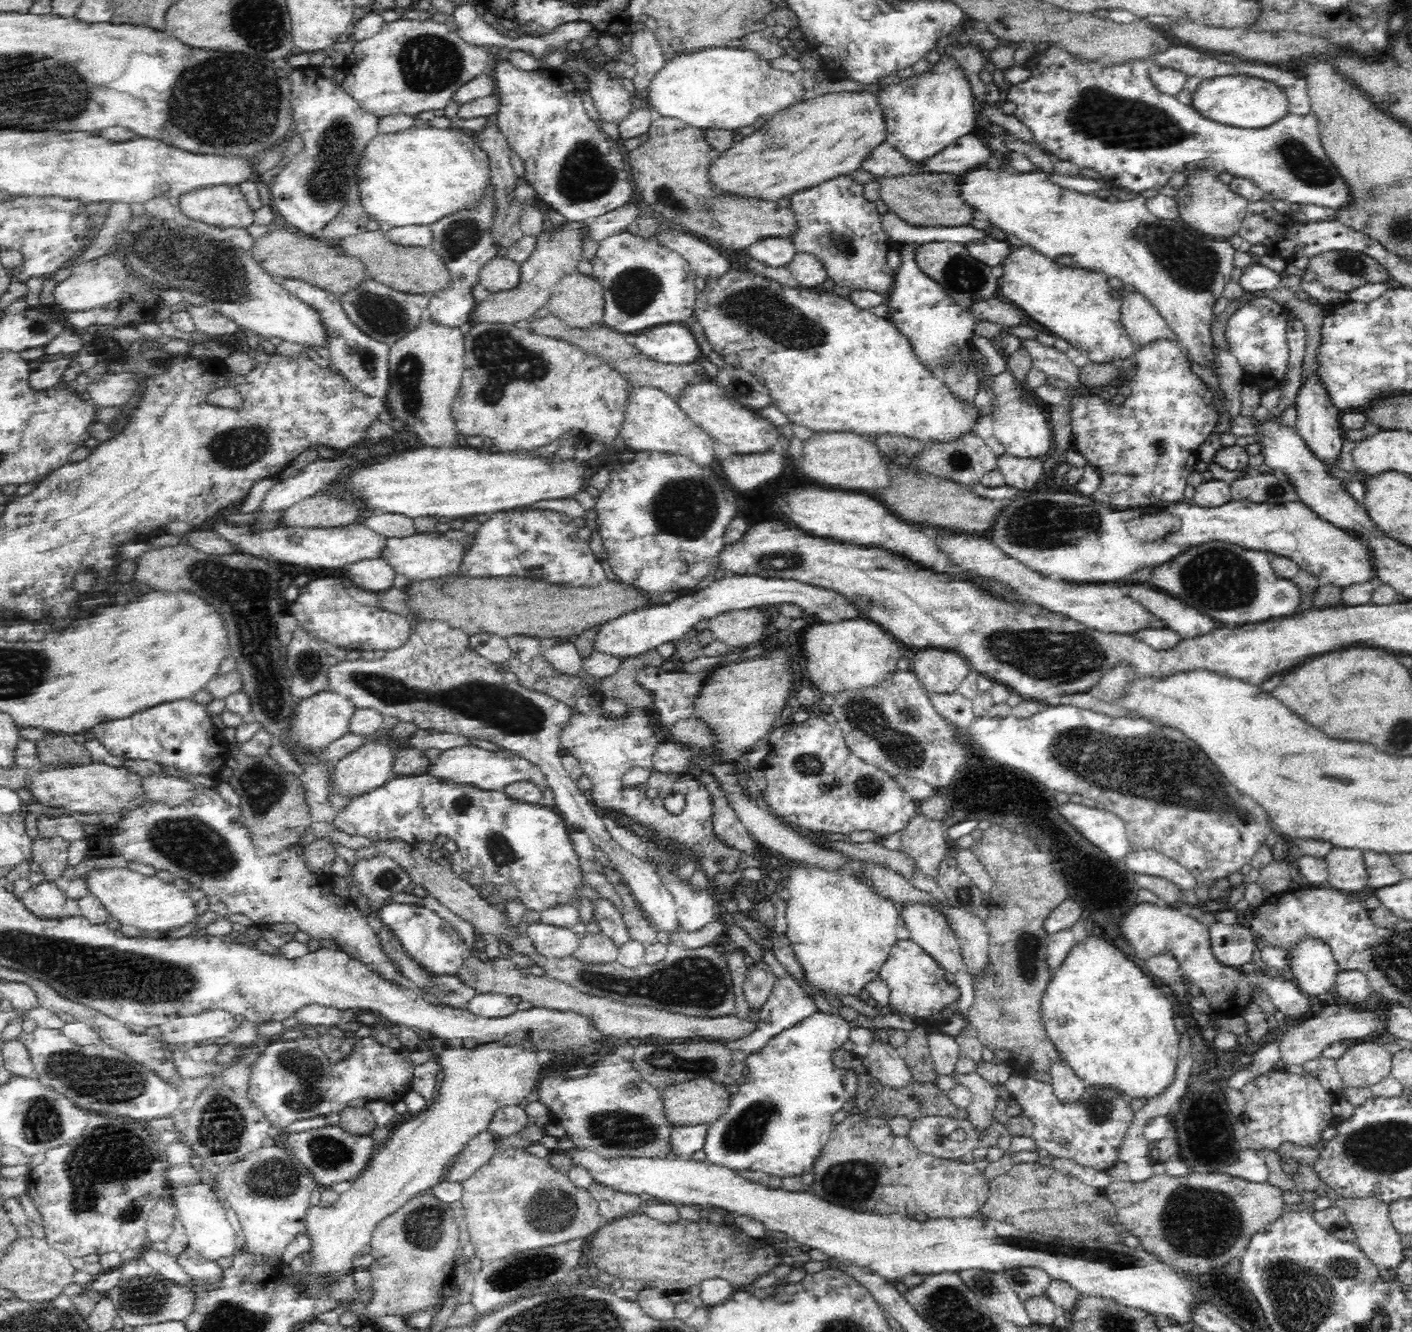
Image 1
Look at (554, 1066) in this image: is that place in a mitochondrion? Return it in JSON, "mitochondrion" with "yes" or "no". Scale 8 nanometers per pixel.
{"mitochondrion":"no"}

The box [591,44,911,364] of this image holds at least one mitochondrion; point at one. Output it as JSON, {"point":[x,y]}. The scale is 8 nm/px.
{"point":[758,309]}

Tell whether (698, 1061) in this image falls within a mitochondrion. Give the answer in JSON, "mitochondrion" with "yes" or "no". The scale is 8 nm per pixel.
{"mitochondrion":"yes"}

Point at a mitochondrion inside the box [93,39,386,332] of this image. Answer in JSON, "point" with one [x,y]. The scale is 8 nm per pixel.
{"point":[227,112]}

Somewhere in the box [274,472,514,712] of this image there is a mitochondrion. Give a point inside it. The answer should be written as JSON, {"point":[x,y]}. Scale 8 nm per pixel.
{"point":[307,663]}

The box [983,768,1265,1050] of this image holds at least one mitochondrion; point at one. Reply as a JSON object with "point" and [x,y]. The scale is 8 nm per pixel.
{"point":[1028,947]}

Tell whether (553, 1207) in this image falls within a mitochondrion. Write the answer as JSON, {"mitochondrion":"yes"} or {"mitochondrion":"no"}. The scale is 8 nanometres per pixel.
{"mitochondrion":"yes"}

